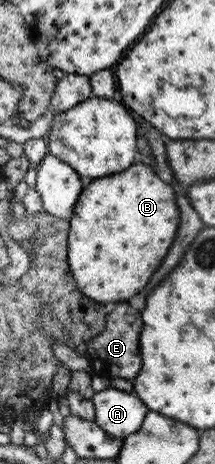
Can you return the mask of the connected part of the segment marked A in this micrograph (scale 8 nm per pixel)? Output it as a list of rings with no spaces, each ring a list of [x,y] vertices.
[[[108,387],[95,392],[90,398],[93,404],[93,421],[112,438],[126,438],[136,432],[149,411],[134,394]]]

